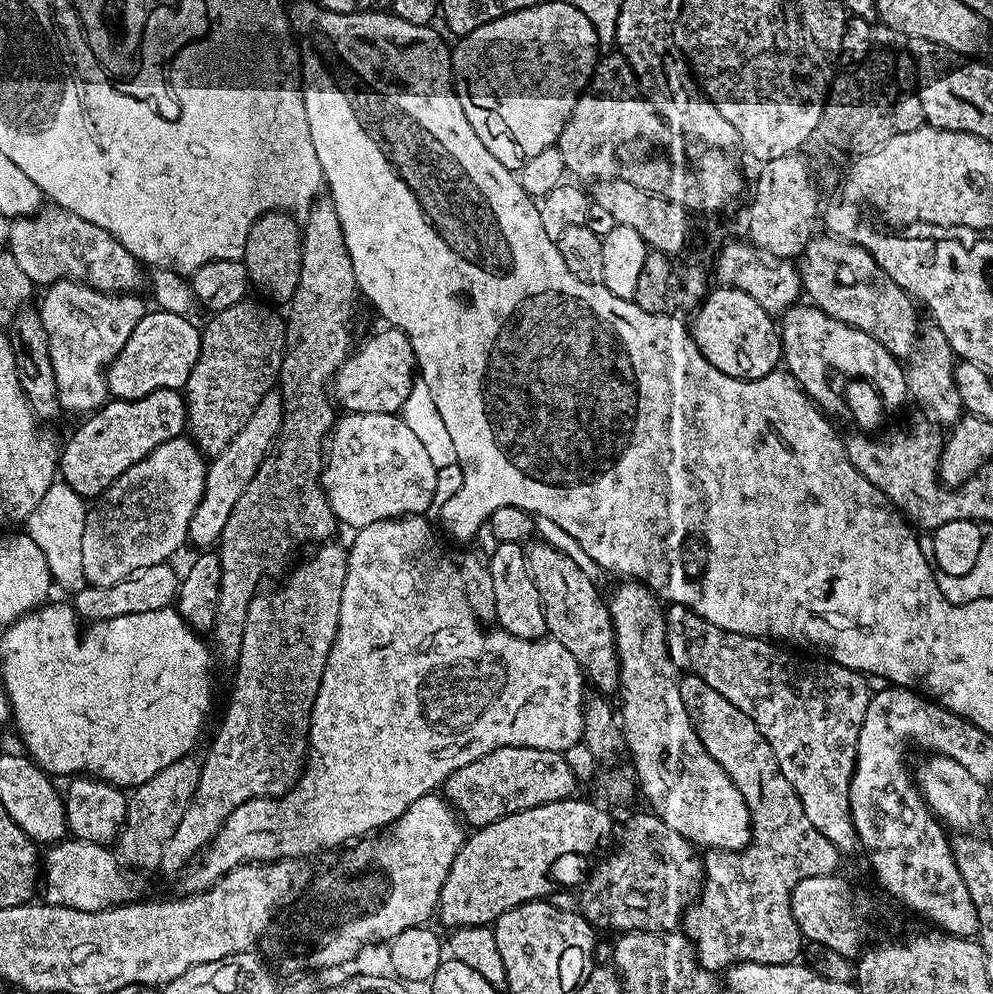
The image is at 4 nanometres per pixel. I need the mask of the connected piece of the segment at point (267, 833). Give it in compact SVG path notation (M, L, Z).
M423 515L402 516L399 520L379 520L359 529L348 548L346 582L342 586L342 610L338 614L338 634L334 646L326 658L326 670L322 672L322 682L318 686L318 698L314 698L312 717L308 727L308 755L304 766L295 777L294 783L283 796L248 800L226 817L224 824L216 831L216 837L208 842L199 857L197 868L189 867L183 873L185 893L202 892L217 884L232 868L243 864L263 864L265 862L296 862L299 856L312 856L323 848L334 848L346 840L355 841L367 837L377 830L387 829L418 798L435 793L454 770L482 758L506 746L530 746L538 750L554 750L564 753L570 746L581 743L584 735L584 698L586 677L578 666L574 654L562 646L562 642L551 638L527 640L503 630L485 630L474 618L470 606L466 604L466 594L460 581L458 564L444 553L436 532L424 521Z

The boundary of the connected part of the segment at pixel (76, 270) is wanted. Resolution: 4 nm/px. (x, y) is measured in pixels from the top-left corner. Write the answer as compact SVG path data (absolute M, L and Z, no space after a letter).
M44 206L33 215L15 217L8 225L6 248L36 286L47 286L56 280L79 280L99 292L132 294L146 280L145 274L140 273L140 262L122 242L102 230L102 226L94 226L94 222L86 222L85 217L59 206Z

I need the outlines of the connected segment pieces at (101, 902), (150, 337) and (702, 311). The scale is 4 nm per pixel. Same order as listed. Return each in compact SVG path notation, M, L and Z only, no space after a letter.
M65 838L49 847L42 860L42 896L50 904L74 910L101 912L119 904L139 901L144 892L144 880L139 871L125 866L115 851L105 845Z
M145 311L138 326L134 326L134 334L126 338L126 344L106 369L109 393L118 400L137 400L159 388L183 389L200 353L201 329L190 321L188 316Z
M716 286L695 312L696 321L690 324L692 339L710 366L743 380L757 380L777 371L782 360L777 321L750 294L731 286Z

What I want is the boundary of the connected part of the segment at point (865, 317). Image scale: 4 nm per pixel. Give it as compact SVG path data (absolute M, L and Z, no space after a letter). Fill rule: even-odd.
M810 239L804 247L803 256L799 257L798 267L803 295L817 308L830 314L830 318L838 318L838 322L846 322L850 326L862 330L862 334L870 334L870 338L874 338L874 342L882 342L882 346L886 346L886 350L890 350L892 356L911 357L918 347L918 323L916 324L914 308L916 306L912 297L902 291L888 277L886 270L882 270L882 266L878 266L878 262L874 262L874 258L865 248L845 240L827 239Z

